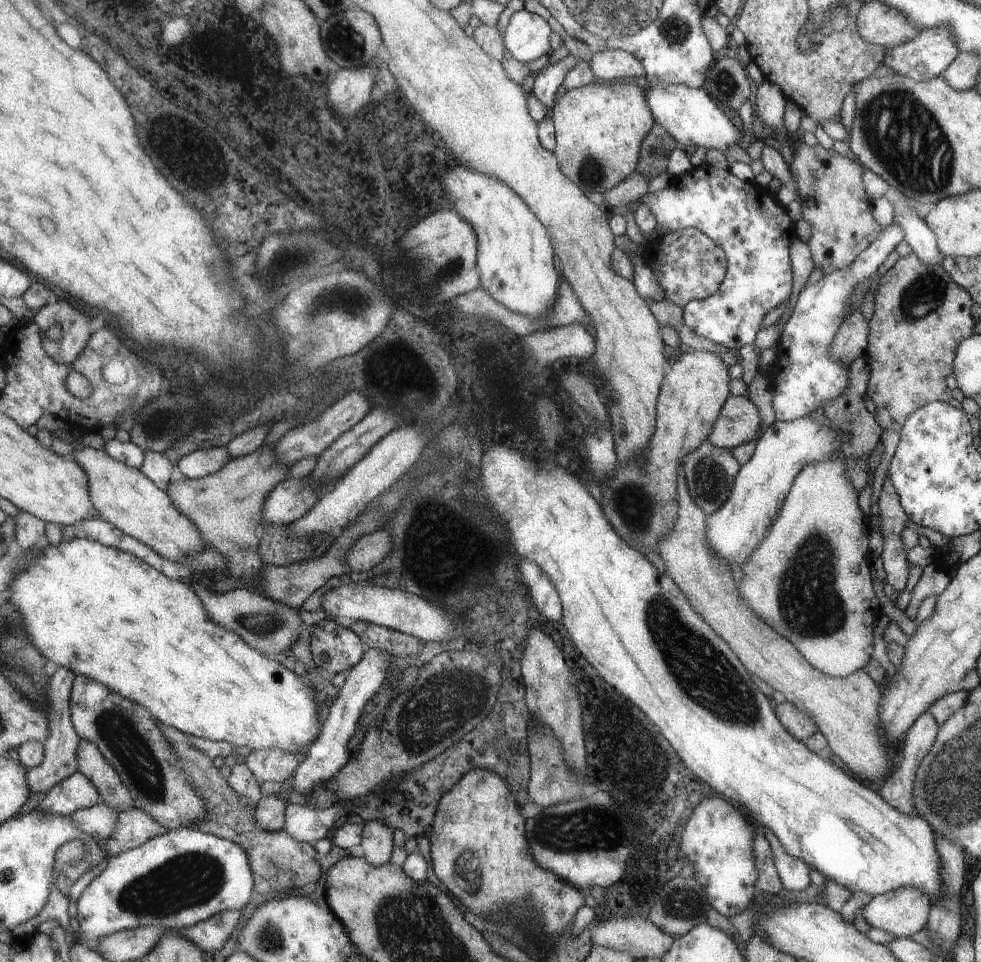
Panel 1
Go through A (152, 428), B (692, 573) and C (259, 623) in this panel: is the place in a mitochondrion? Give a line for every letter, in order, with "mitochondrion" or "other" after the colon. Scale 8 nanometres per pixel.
A: mitochondrion
B: other
C: mitochondrion

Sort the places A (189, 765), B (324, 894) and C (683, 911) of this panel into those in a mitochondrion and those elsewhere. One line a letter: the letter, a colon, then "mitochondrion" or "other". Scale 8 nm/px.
A: mitochondrion
B: other
C: mitochondrion

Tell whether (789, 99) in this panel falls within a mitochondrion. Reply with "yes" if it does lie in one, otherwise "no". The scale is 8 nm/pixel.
no

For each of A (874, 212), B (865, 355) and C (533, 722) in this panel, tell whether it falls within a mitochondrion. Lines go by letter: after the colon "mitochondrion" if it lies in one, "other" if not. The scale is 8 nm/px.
A: other
B: other
C: other

